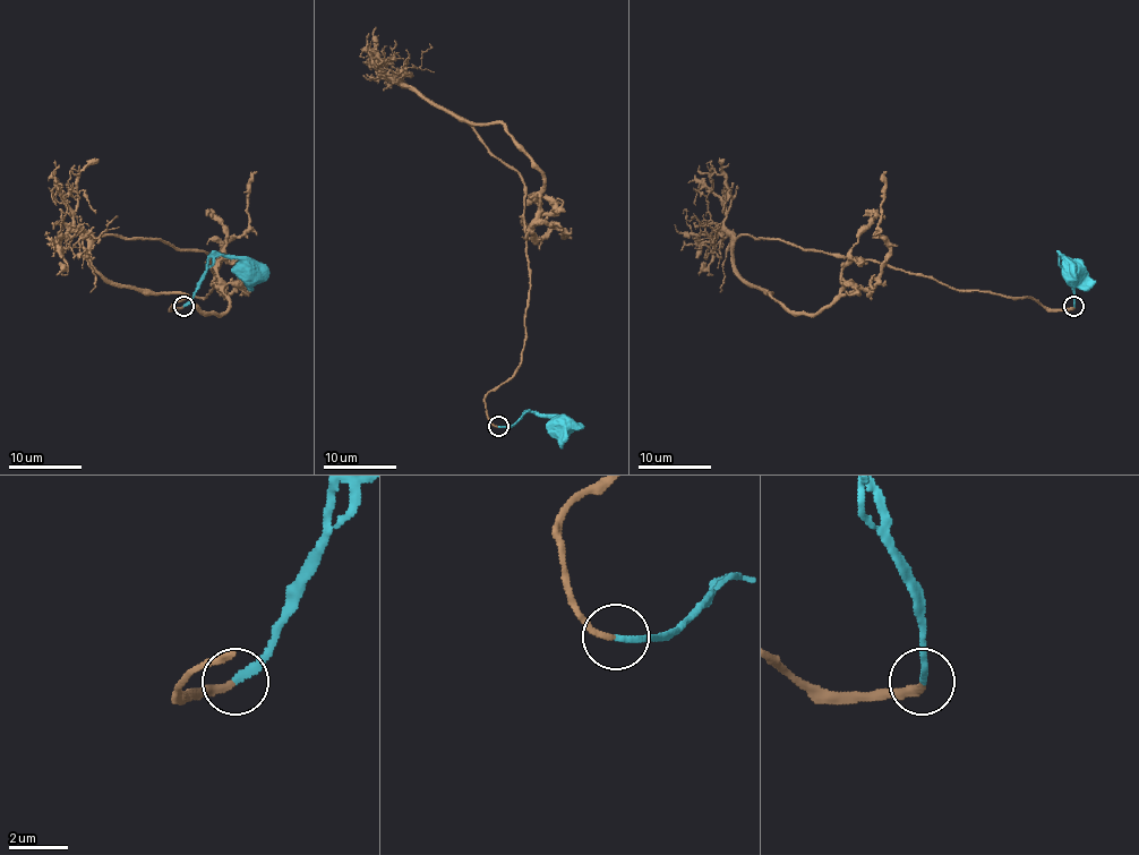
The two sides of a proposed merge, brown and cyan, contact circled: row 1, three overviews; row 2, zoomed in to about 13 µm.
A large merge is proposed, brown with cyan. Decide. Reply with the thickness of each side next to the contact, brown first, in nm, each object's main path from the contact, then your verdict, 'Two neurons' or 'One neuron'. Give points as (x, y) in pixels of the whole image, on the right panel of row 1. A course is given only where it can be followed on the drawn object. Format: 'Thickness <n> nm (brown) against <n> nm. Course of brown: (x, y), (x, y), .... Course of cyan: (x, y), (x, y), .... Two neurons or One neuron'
Thickness 200 nm (brown) against 260 nm. Course of brown: (1075, 306), (1043, 307), (1027, 297), (956, 291), (871, 261), (736, 237), (725, 222), (730, 204), (725, 159). Course of cyan: (1075, 306), (1075, 283), (1060, 264), (1061, 255), (1067, 261), (1069, 273), (1087, 291). One neuron

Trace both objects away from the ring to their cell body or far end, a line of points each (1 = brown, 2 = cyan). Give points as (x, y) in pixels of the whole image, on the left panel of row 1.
1: (183, 306), (171, 307), (214, 285), (208, 255), (154, 238), (87, 237), (74, 222), (78, 174), (97, 159)
2: (183, 306), (220, 255), (238, 261), (238, 273), (253, 291)

